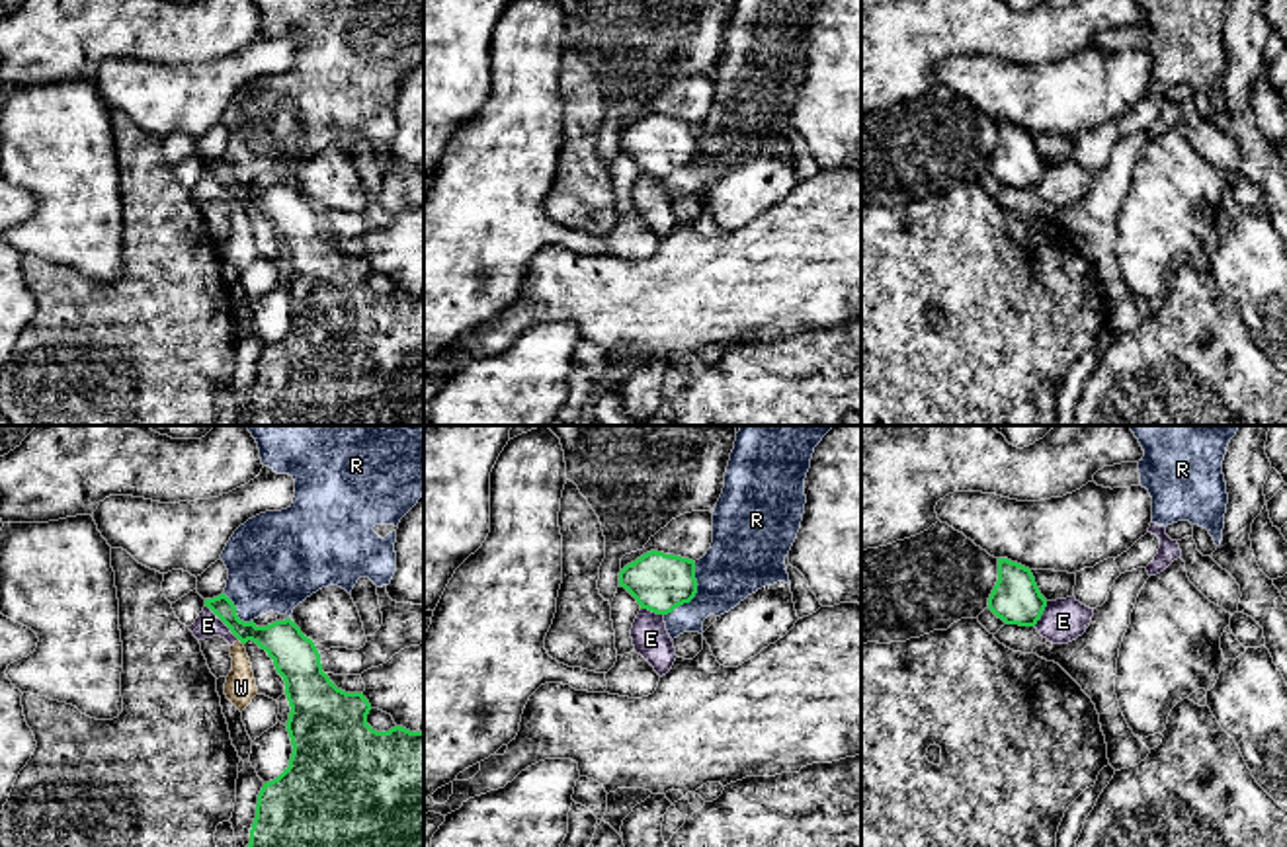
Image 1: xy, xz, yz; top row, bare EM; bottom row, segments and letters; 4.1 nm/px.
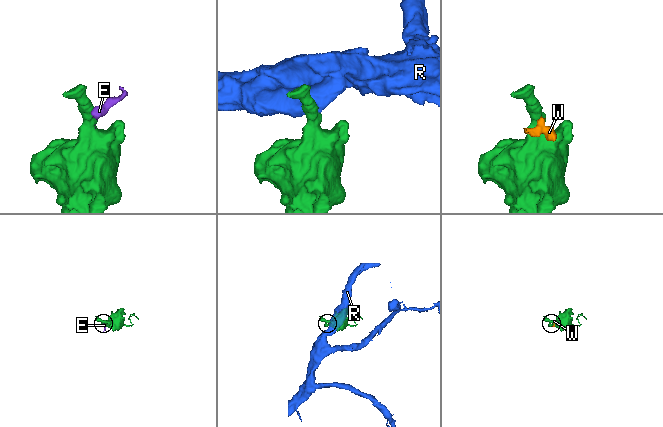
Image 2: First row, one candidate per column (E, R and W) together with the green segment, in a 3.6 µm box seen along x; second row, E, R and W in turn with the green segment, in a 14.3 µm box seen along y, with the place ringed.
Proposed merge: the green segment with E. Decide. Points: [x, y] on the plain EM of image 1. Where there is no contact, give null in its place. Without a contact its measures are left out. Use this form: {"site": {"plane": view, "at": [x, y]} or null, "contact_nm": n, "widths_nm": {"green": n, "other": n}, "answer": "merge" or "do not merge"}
{"site": {"plane": "xy", "at": [223, 184]}, "contact_nm": 200, "widths_nm": {"green": 150, "other": 110}, "answer": "do not merge"}

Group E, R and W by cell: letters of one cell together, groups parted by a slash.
E W / R

